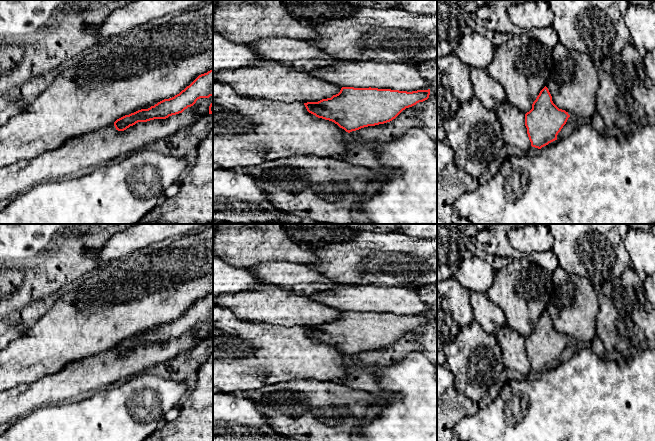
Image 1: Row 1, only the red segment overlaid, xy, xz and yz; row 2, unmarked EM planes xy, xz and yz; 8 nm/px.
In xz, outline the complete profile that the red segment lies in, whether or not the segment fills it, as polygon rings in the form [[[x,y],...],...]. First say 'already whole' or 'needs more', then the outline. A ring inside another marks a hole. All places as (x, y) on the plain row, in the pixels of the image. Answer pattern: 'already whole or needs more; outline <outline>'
already whole; outline [[[342,311],[340,316],[331,322],[318,326],[304,327],[307,335],[318,342],[329,344],[350,357],[368,350],[384,348],[395,343],[403,334],[429,322],[430,313],[412,316],[378,313]]]

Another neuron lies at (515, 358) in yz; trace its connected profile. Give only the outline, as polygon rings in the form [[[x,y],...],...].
[[[506,324],[494,335],[503,354],[504,367],[528,377],[532,370],[525,350],[525,338]]]

